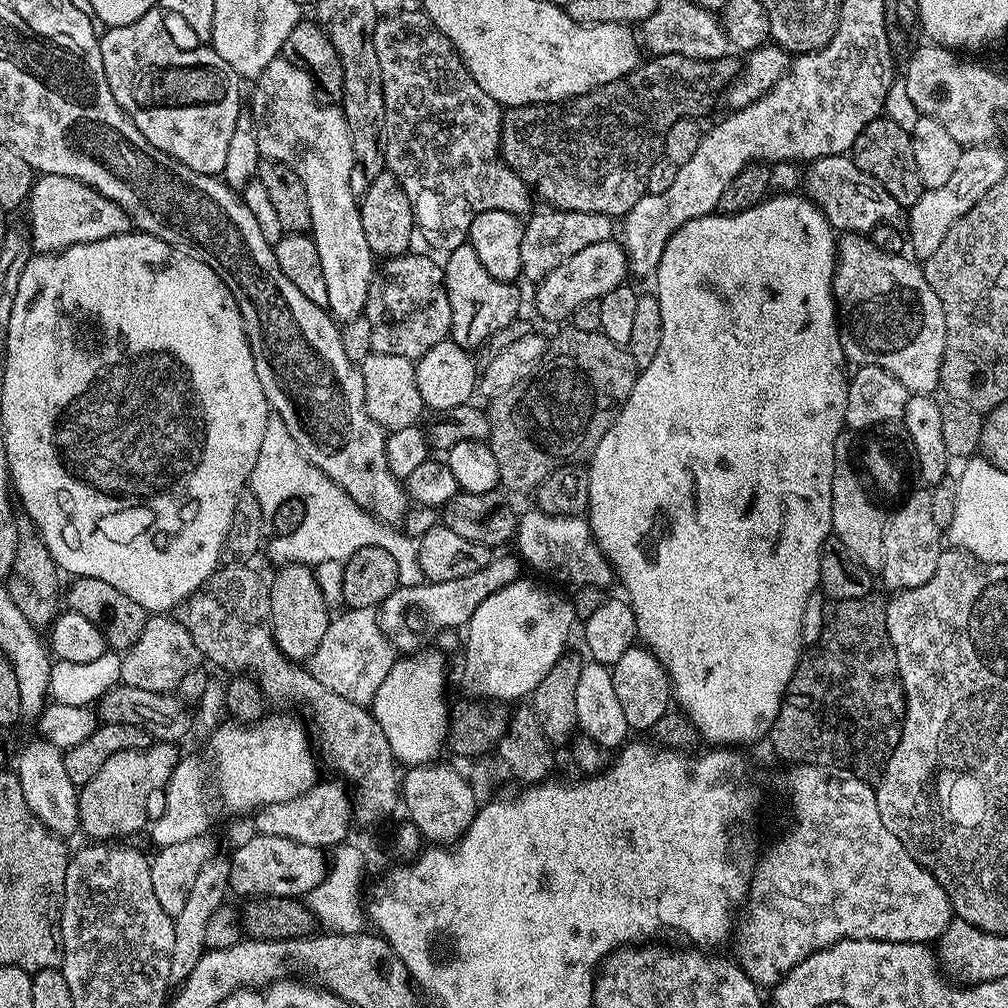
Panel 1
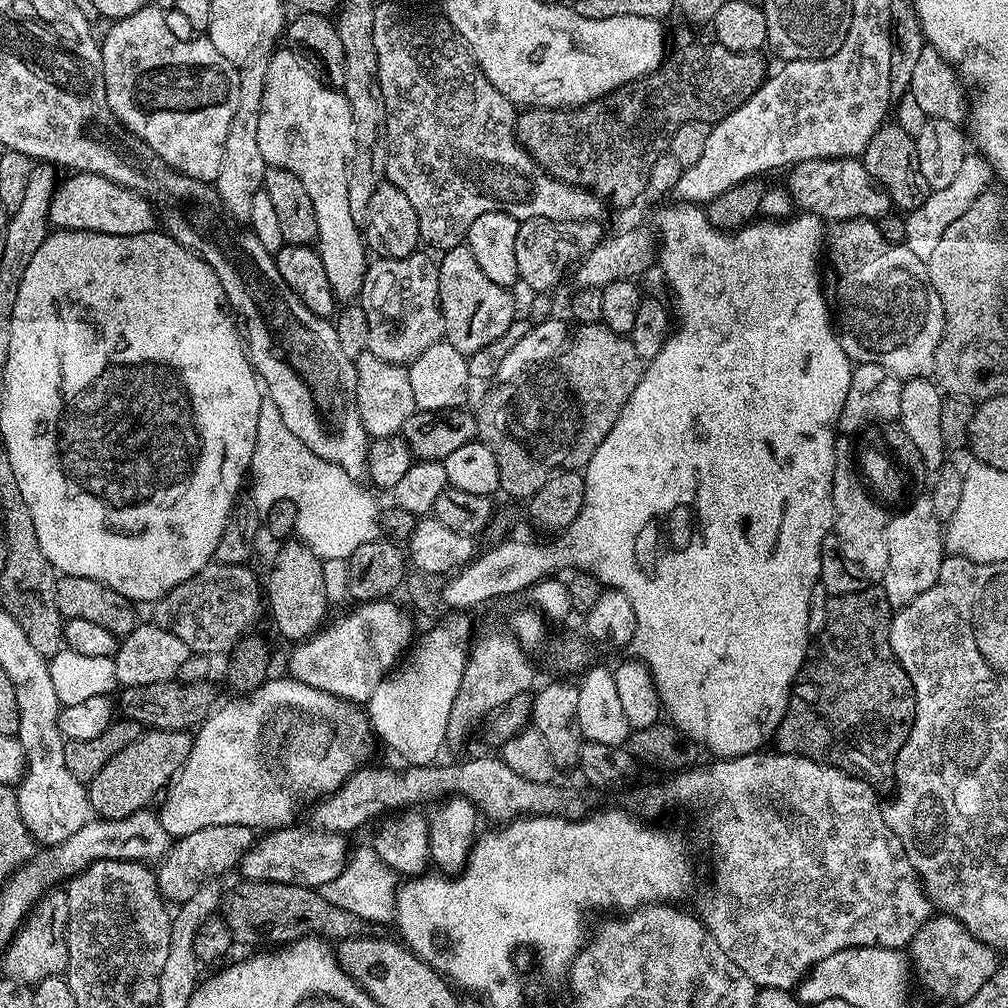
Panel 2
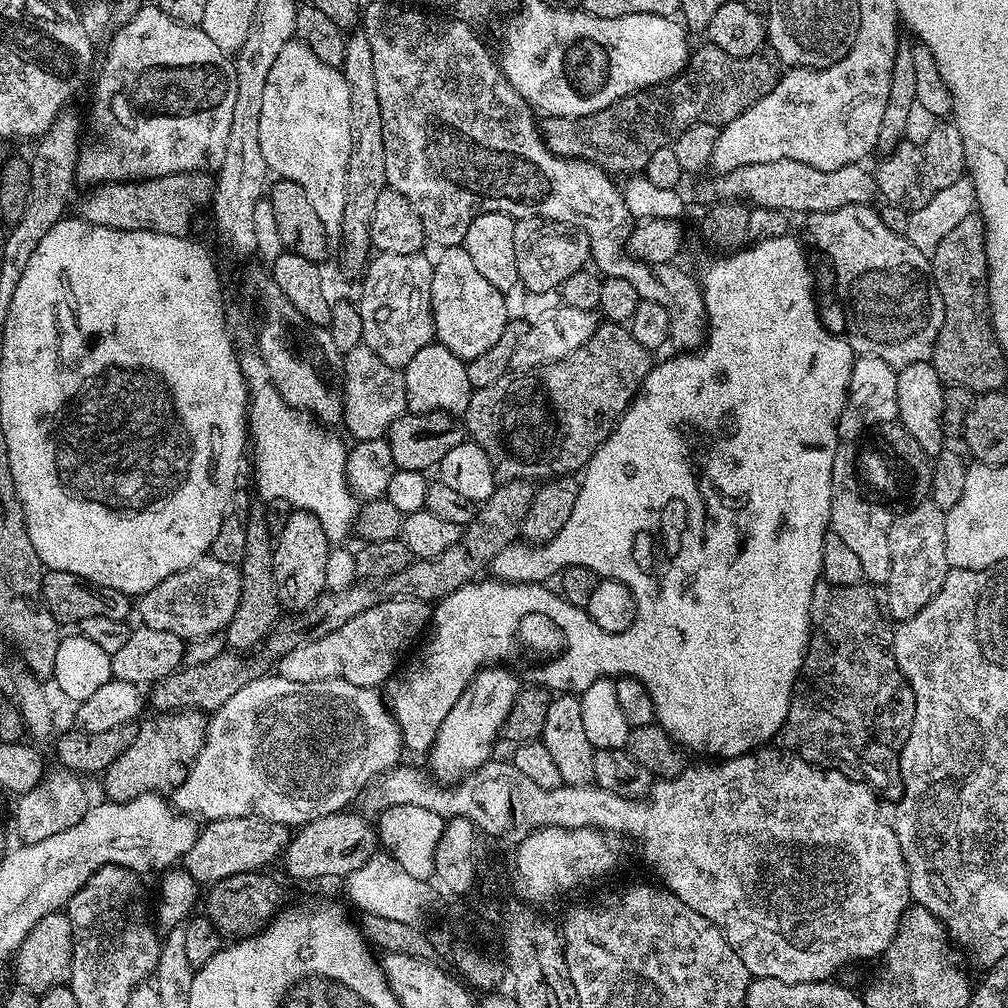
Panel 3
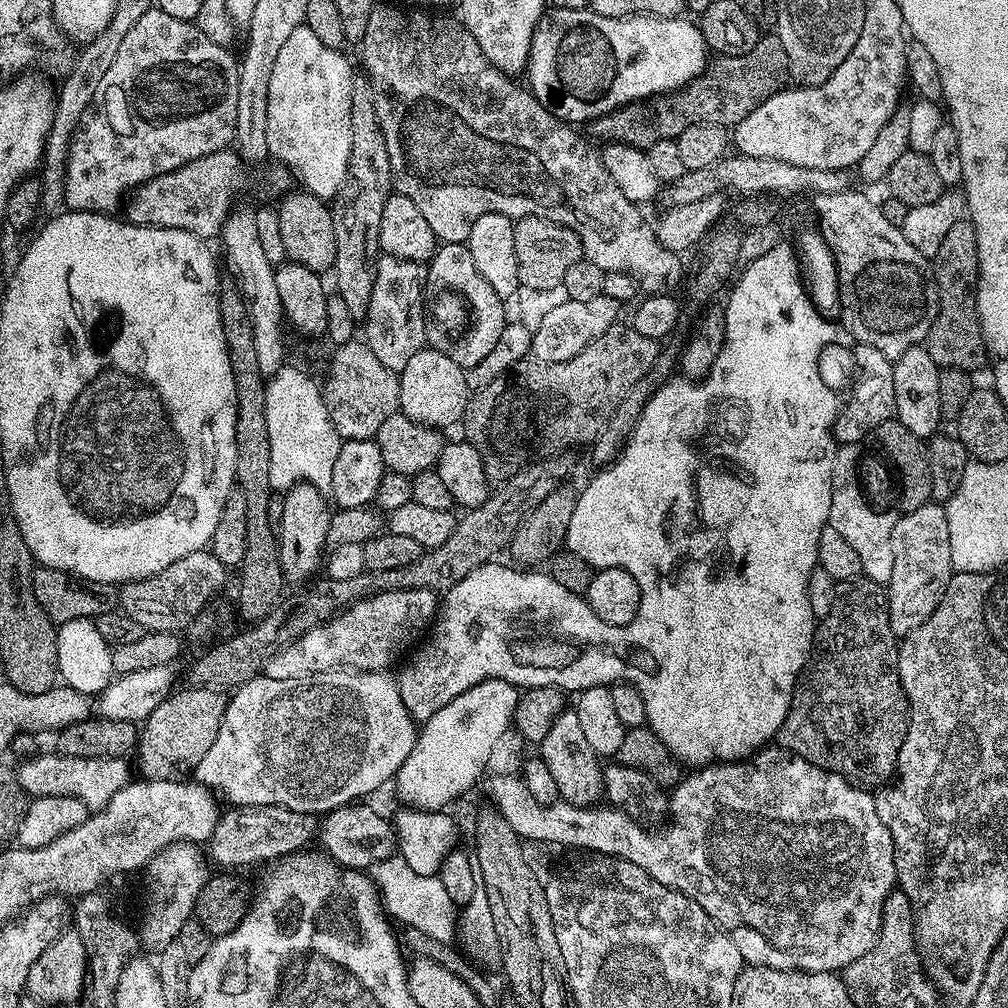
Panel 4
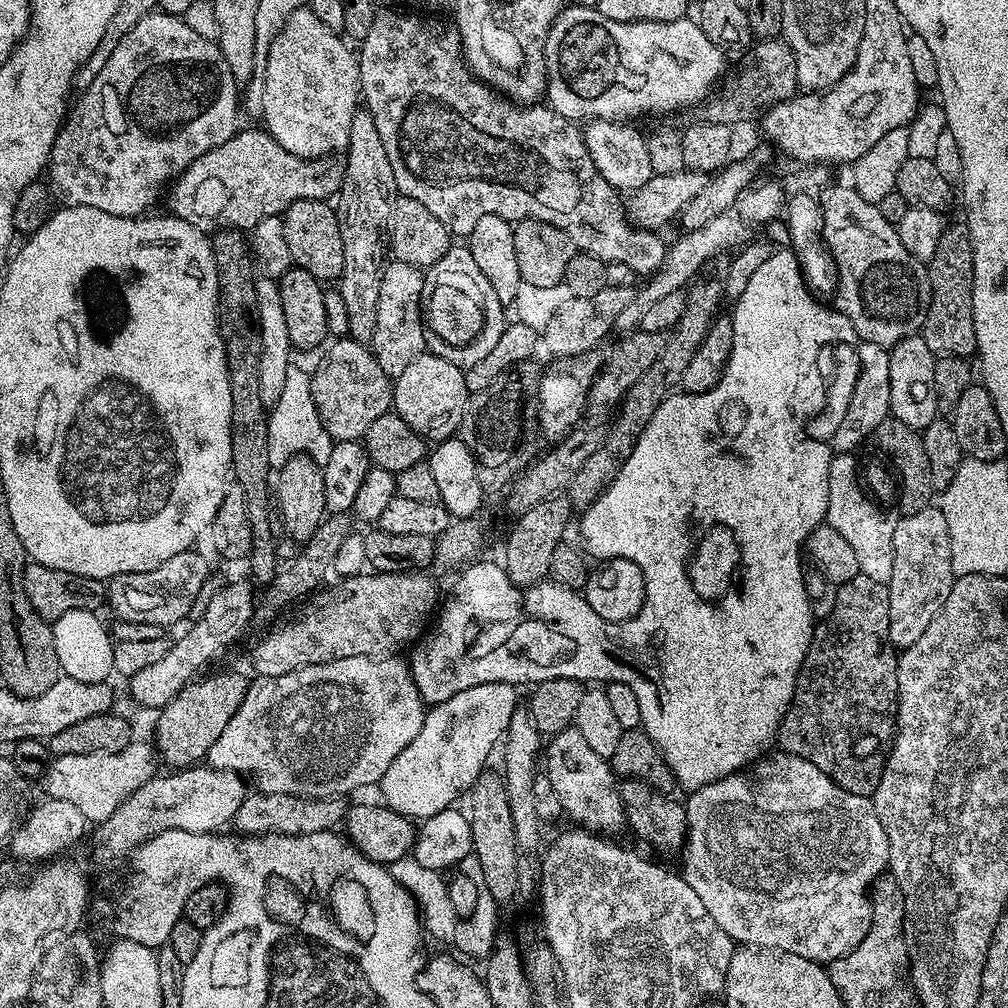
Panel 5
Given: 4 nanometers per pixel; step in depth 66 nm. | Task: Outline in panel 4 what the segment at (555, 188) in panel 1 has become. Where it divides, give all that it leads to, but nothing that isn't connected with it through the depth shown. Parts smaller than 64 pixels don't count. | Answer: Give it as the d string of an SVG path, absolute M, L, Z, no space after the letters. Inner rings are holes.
M764 34L754 50L737 56L713 55L704 67L704 73L678 91L624 104L605 116L597 116L591 121L590 128L600 142L619 142L647 150L654 146L654 142L675 140L682 130L702 122L738 125L746 118L746 114L750 114L750 110L762 106L766 98L778 94L789 80L788 59L786 50L782 50L782 42L774 34Z

